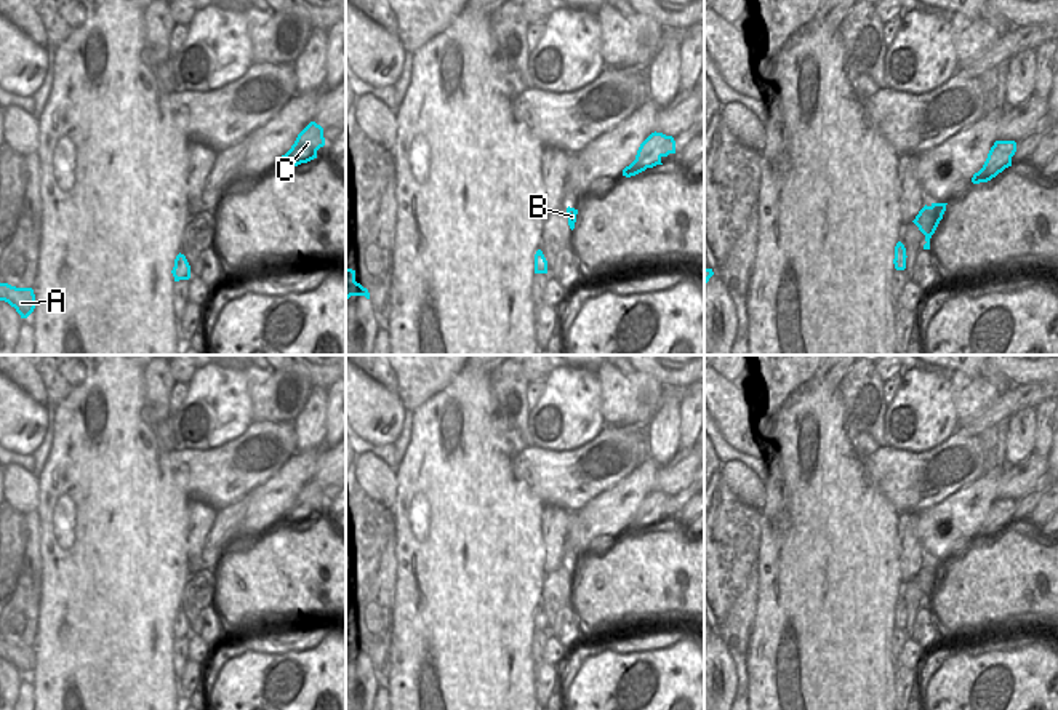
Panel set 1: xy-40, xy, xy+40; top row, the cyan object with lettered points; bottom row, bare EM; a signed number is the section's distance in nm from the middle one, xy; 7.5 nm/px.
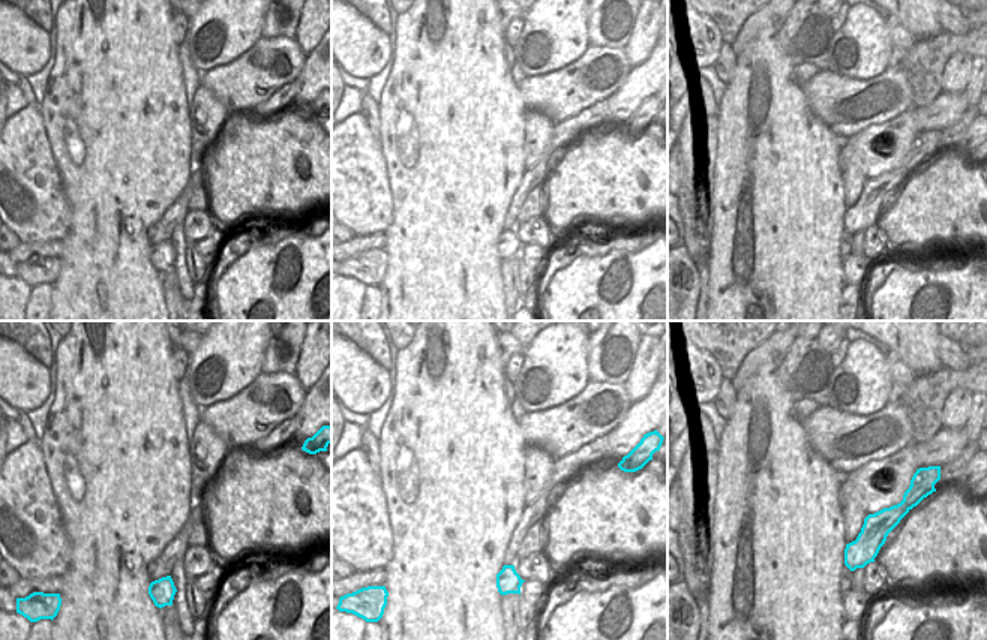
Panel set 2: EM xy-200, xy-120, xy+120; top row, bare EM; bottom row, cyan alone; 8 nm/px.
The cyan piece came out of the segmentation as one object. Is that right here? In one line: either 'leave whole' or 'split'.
leave whole

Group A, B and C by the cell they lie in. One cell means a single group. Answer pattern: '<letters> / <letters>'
A B C

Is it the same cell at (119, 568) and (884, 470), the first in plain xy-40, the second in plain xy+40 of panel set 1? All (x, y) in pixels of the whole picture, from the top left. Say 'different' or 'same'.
different

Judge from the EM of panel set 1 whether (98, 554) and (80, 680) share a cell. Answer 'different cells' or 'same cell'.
same cell

